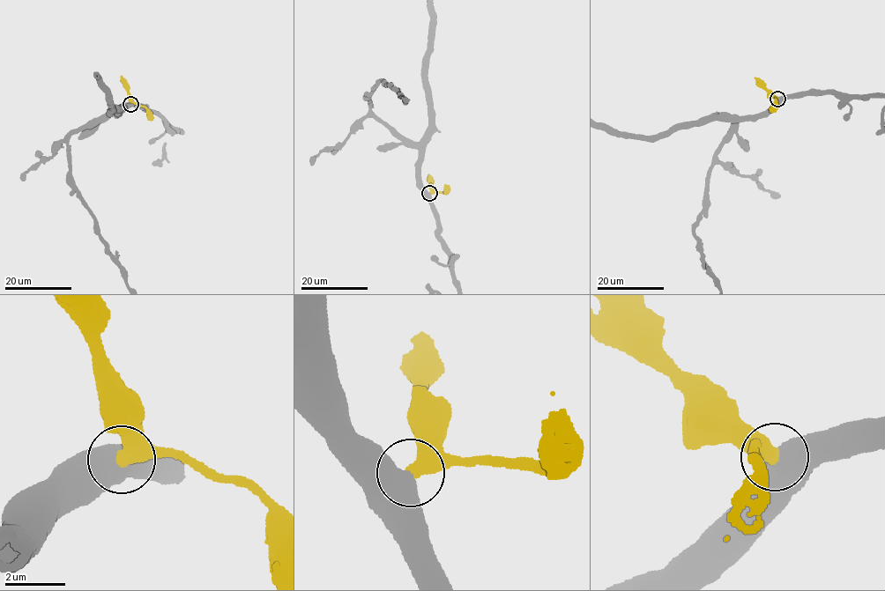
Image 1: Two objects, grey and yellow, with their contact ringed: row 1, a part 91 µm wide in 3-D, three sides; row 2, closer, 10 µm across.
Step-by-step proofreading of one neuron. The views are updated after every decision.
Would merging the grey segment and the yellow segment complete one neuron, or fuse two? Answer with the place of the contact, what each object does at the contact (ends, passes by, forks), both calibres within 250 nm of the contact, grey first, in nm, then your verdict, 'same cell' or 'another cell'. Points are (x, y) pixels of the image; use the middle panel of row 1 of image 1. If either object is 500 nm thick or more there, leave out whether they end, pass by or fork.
place (429, 193); calibres 900 and 600 nm; same cell

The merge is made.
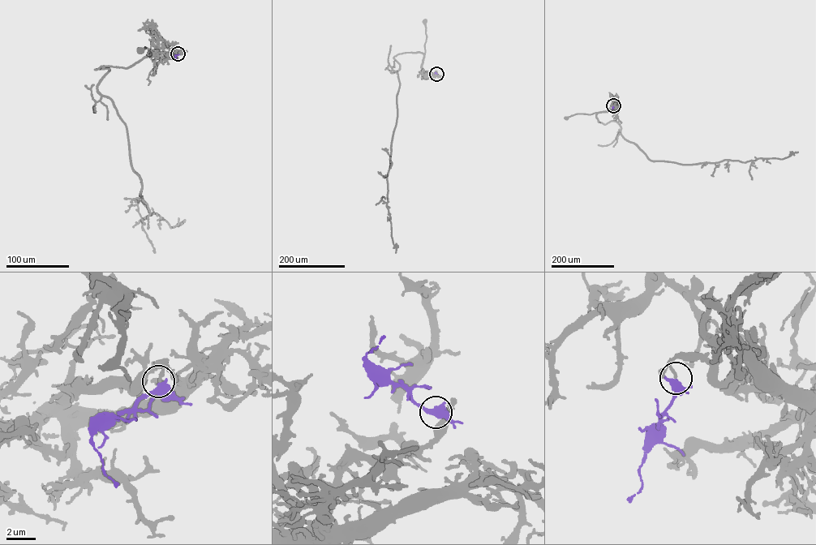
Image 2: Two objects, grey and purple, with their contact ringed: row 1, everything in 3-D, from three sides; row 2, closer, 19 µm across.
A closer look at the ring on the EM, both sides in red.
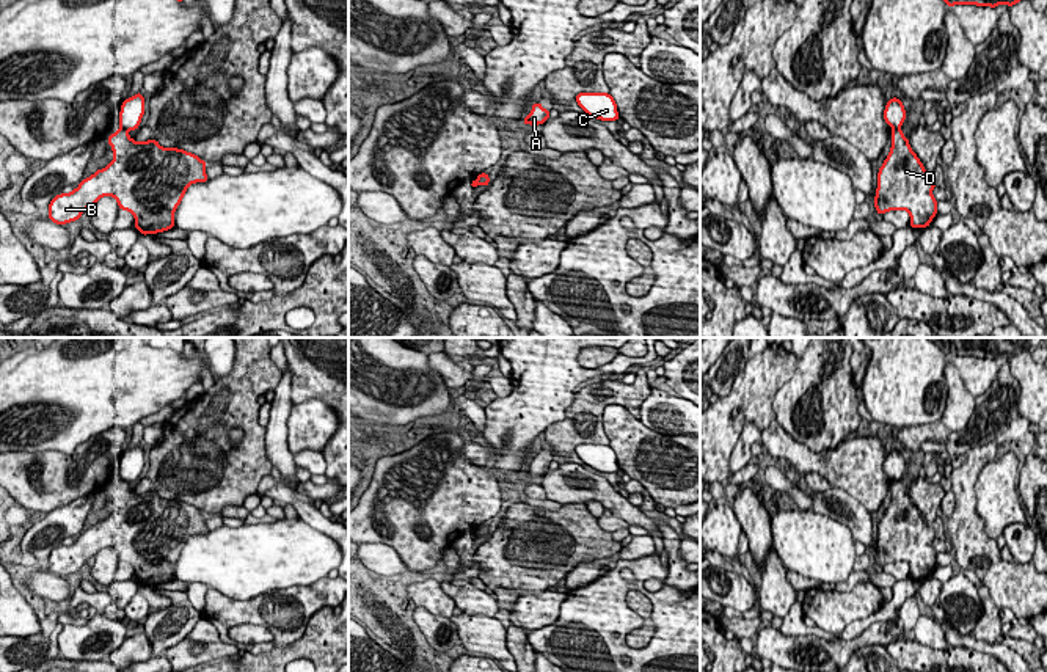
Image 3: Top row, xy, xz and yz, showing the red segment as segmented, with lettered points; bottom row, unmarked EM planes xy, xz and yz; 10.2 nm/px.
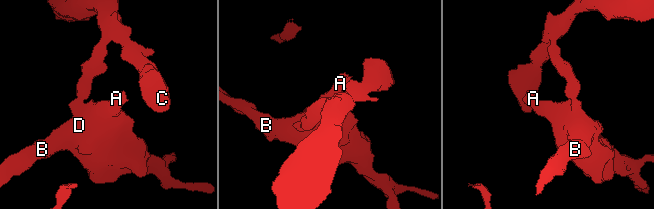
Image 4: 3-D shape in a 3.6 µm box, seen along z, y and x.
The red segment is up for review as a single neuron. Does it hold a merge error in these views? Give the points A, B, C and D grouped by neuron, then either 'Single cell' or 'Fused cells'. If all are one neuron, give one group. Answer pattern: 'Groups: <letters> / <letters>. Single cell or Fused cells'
Groups: A B D / C. Fused cells

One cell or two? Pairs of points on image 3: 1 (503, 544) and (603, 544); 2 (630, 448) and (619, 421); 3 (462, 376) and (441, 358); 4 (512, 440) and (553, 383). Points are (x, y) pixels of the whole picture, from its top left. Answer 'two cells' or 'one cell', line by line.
1: one cell
2: one cell
3: one cell
4: one cell

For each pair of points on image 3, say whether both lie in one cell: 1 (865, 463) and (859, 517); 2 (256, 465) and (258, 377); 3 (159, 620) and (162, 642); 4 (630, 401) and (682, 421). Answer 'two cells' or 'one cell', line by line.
1: two cells
2: one cell
3: one cell
4: two cells

